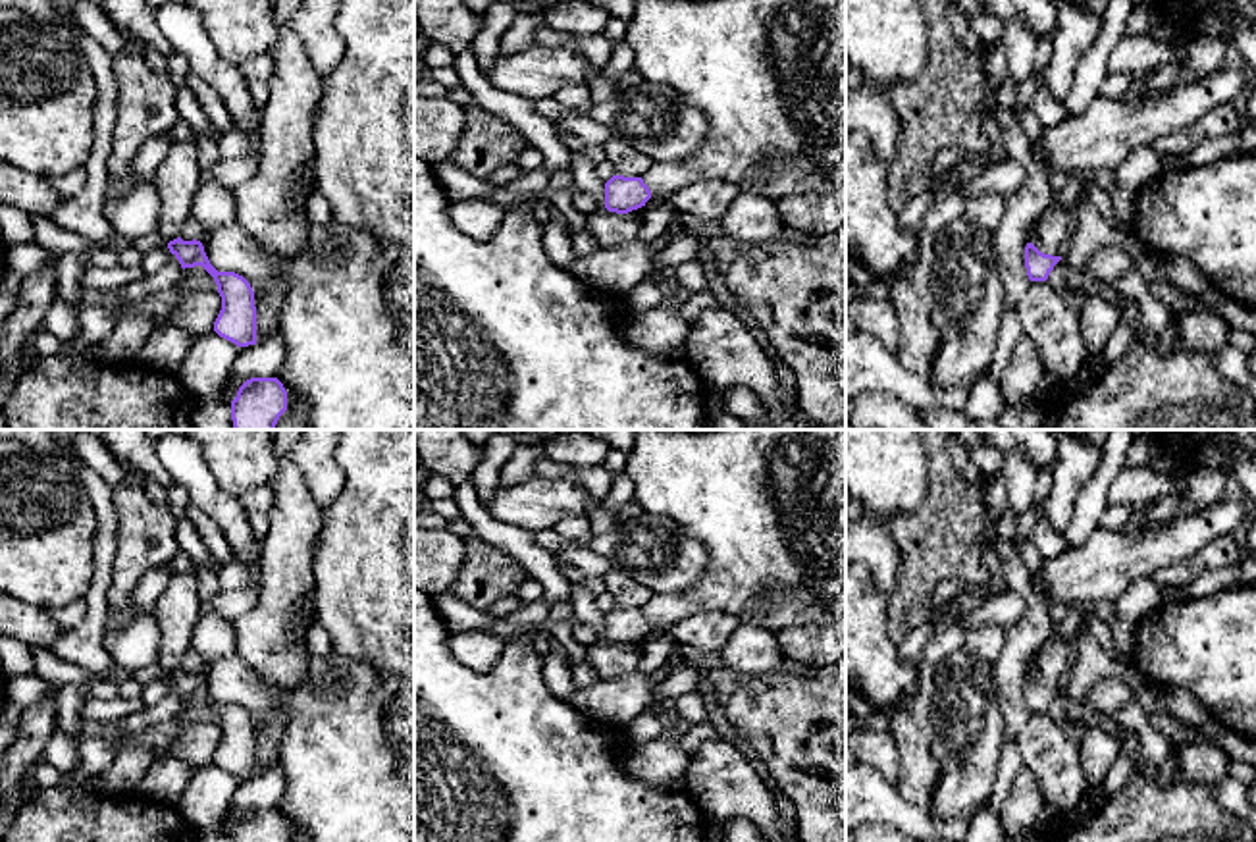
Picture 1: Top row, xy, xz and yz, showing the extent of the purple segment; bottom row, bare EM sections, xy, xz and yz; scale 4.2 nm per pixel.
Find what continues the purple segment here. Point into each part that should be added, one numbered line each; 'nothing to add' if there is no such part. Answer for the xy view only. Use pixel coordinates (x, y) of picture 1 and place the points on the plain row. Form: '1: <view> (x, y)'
nothing to add

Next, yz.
nothing to add

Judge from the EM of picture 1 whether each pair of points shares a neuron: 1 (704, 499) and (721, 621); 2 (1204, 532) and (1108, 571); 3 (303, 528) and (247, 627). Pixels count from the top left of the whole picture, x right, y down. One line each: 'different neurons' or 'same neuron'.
1: different neurons
2: same neuron
3: same neuron

